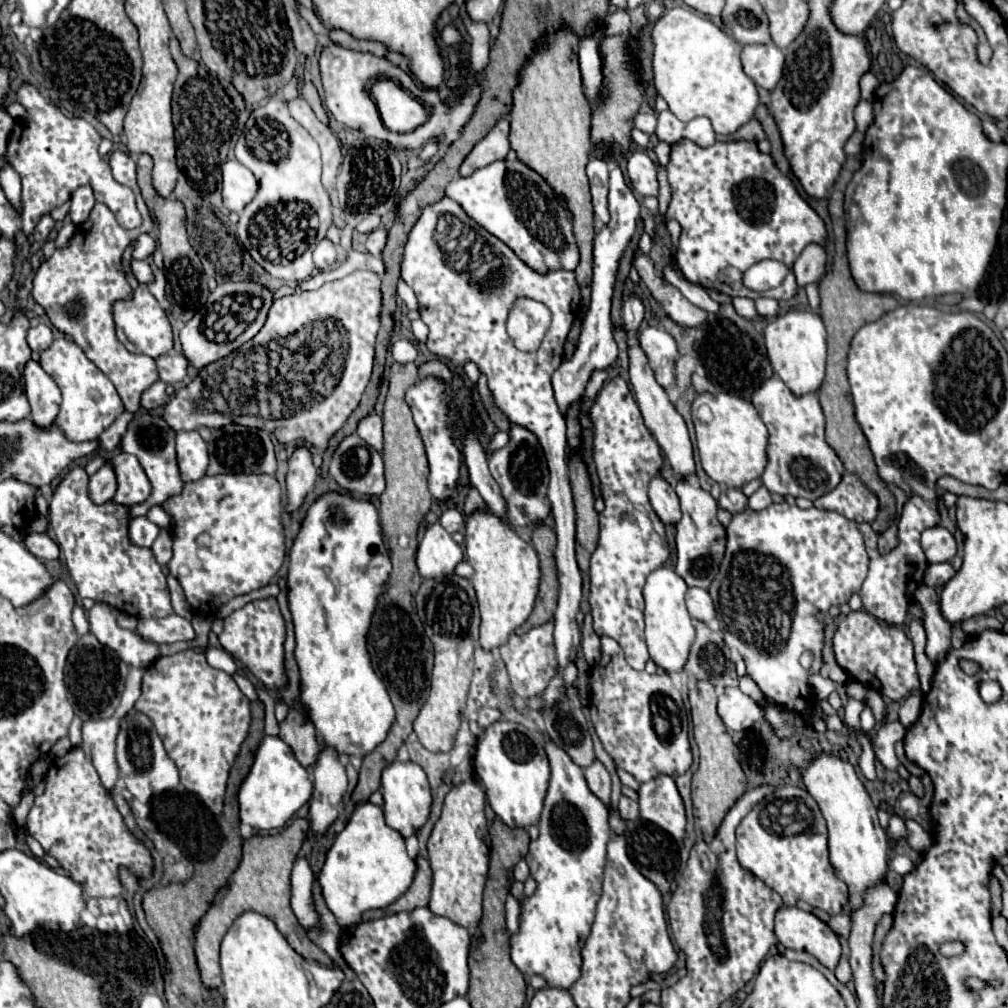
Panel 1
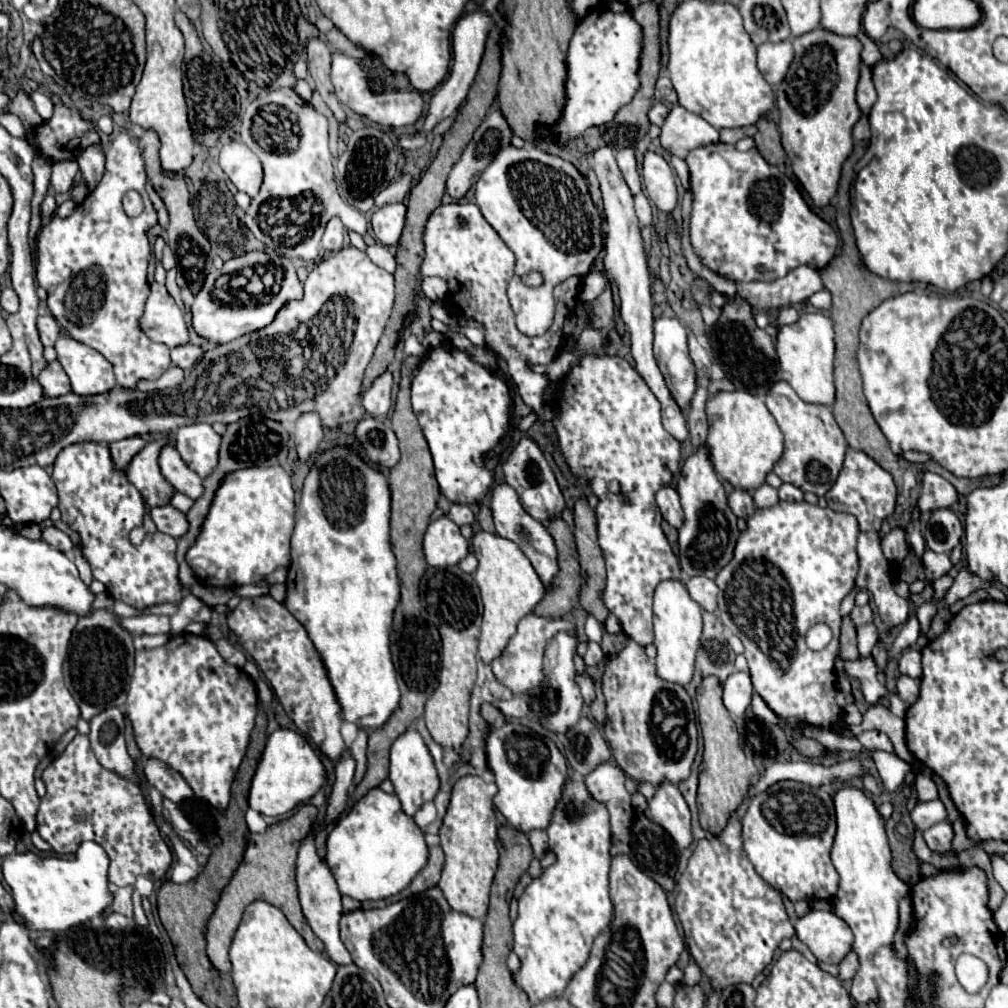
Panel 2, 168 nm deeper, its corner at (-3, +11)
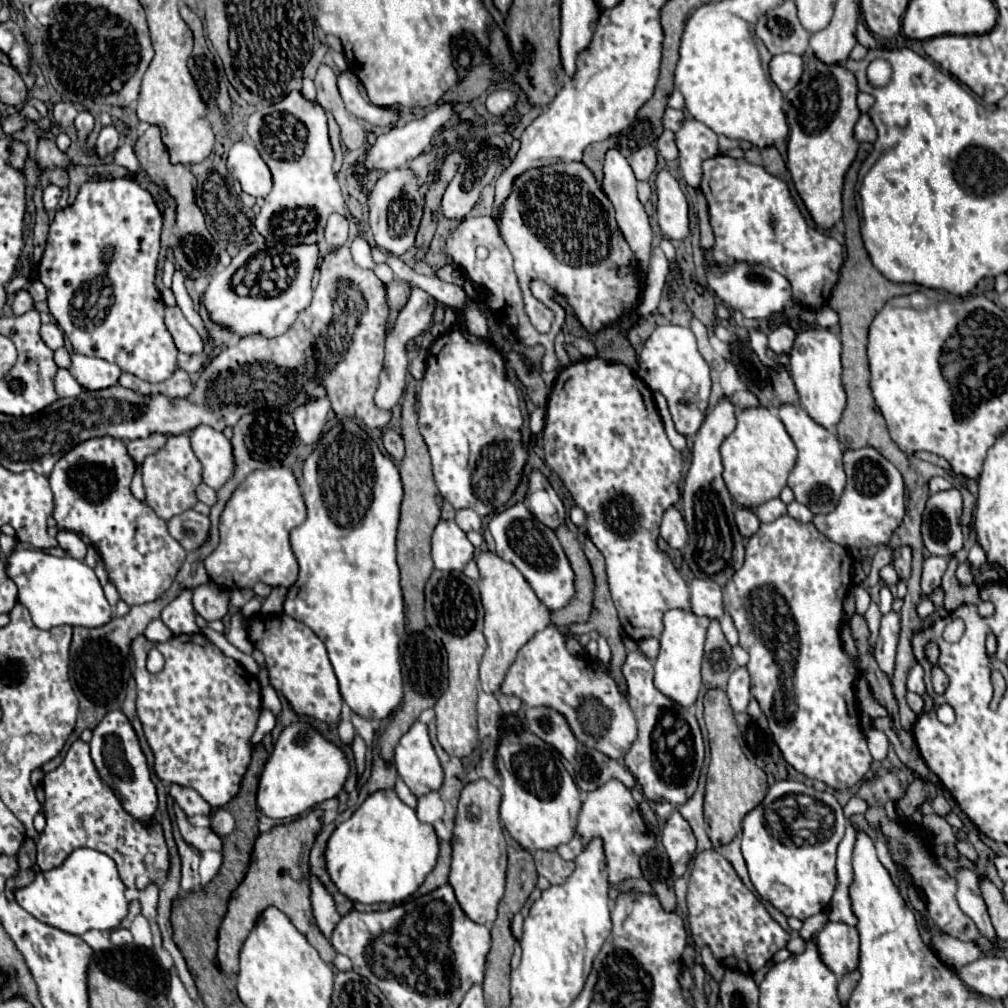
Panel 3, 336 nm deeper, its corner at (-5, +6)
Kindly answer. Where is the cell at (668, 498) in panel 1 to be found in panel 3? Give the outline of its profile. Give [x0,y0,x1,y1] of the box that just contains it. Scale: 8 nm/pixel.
[661,506,687,548]

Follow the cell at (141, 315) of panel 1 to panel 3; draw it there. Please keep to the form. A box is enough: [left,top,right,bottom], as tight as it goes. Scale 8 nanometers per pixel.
[165,306,203,354]

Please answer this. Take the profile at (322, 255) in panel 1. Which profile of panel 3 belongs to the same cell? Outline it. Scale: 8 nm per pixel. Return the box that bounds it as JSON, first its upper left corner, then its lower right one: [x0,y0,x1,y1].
[325,214,349,248]

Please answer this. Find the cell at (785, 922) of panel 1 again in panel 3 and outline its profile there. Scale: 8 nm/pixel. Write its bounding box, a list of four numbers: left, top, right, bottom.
[815,922,859,978]

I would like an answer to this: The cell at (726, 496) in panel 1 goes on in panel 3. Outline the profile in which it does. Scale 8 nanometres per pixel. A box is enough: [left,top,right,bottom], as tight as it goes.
[735,508,759,536]

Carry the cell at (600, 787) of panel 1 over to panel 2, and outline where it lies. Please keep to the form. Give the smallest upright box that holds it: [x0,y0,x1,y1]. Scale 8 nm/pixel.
[585,763,635,843]

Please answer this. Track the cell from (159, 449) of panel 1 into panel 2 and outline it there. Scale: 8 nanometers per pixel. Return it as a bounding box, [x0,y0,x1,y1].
[159,447,203,499]

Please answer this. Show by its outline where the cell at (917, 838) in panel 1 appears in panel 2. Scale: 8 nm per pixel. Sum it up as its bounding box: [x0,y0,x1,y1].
[923,821,953,855]

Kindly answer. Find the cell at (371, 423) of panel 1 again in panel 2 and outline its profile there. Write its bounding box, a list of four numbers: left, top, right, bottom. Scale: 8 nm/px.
[363,371,393,419]

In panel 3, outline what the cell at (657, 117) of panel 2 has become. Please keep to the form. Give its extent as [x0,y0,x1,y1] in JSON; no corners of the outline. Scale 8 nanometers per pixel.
[663,108,685,132]

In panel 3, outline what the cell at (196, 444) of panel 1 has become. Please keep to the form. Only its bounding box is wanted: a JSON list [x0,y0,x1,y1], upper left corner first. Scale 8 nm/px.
[189,426,233,490]

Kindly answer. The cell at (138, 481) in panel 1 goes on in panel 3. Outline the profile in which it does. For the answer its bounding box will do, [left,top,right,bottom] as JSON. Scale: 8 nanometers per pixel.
[141,434,201,520]

